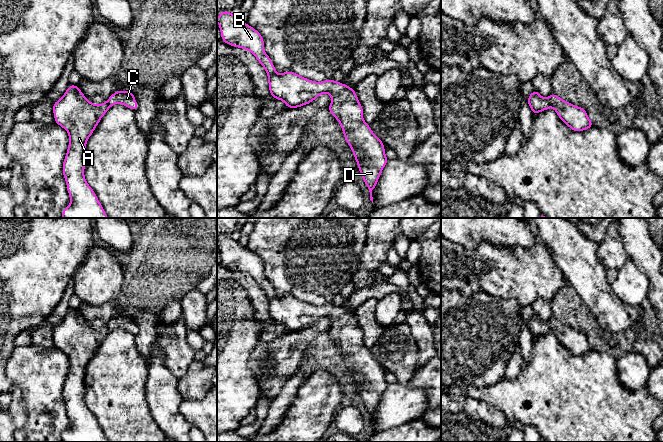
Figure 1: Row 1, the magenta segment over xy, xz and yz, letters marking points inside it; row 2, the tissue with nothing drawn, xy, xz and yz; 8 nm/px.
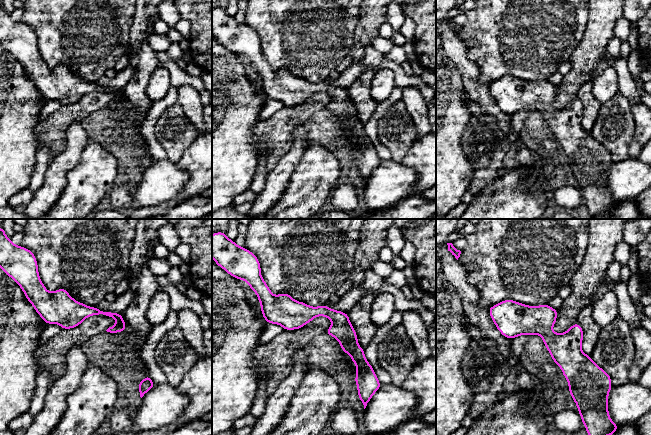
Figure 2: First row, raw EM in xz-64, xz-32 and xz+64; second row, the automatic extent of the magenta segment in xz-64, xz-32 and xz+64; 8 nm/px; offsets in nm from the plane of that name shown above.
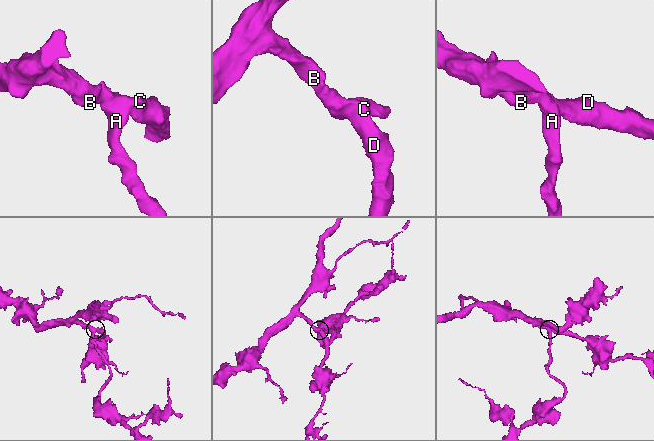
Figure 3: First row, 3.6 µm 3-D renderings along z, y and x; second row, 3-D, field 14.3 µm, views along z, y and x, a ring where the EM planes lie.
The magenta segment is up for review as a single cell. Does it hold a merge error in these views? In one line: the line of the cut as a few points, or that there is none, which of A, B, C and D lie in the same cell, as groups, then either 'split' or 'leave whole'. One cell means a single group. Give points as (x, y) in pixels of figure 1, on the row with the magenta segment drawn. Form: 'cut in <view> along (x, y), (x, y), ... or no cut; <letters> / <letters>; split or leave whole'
no cut; A B C D; leave whole

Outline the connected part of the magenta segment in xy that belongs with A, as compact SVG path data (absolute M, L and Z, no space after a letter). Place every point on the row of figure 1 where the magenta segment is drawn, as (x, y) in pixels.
M70 84L64 95L53 103L55 123L68 132L69 145L62 172L70 196L70 205L62 210L62 218L108 218L94 190L84 175L84 151L104 114L115 104L137 111L138 103L131 91L118 90L98 105L90 102L78 88Z

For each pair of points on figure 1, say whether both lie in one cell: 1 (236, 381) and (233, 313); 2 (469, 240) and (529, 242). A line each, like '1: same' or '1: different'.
1: same
2: same

